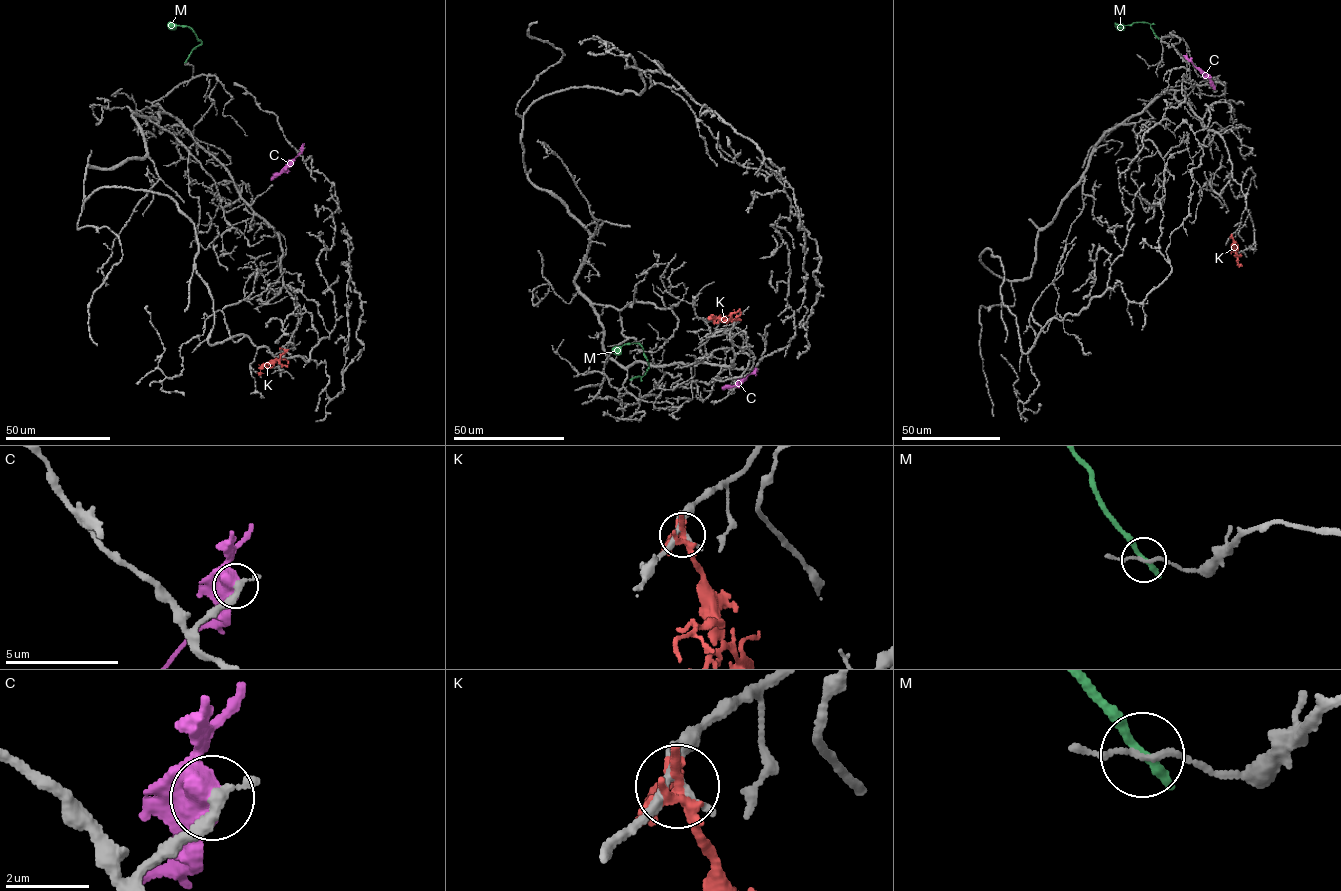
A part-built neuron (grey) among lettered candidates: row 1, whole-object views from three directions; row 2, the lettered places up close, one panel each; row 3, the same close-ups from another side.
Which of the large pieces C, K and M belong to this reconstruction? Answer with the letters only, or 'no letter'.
no letter

